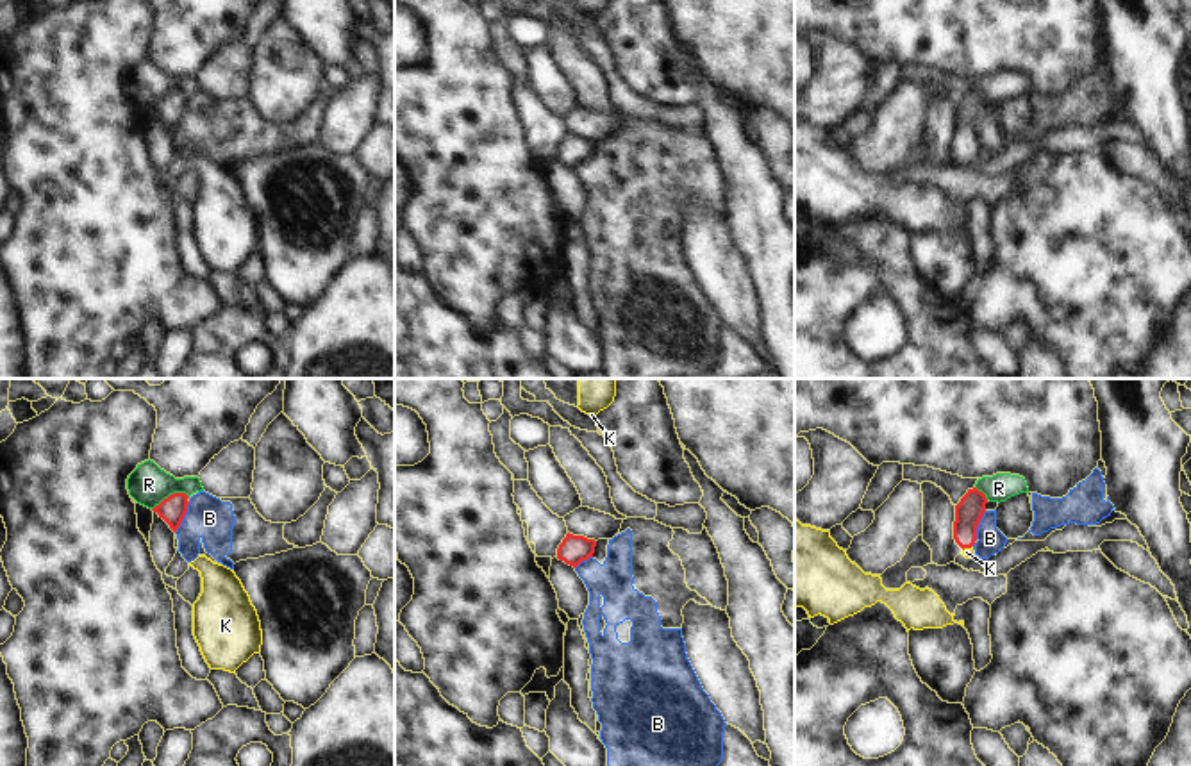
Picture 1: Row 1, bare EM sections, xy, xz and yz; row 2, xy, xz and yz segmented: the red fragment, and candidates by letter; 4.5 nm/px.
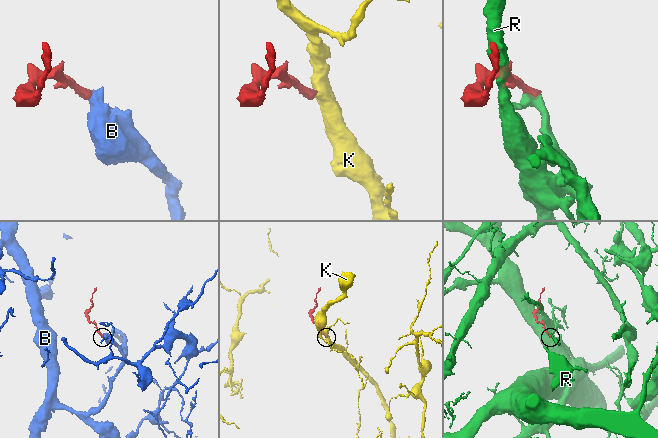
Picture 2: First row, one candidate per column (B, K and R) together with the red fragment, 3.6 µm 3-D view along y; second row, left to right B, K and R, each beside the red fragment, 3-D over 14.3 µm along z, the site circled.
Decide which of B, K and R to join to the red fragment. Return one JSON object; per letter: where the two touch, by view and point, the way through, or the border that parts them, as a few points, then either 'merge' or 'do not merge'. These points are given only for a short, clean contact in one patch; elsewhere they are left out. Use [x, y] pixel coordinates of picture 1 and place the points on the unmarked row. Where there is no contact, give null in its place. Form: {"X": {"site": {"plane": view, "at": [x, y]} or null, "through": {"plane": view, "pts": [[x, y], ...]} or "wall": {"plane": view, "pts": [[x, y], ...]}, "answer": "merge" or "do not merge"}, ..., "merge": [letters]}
{"B": {"site": {"plane": "xy", "at": [183, 118]}, "wall": {"plane": "xy", "pts": [[190, 102], [175, 133]]}, "answer": "do not merge"}, "K": {"site": {"plane": "yz", "at": [966, 147]}, "through": {"plane": "yz", "pts": [[968, 113], [966, 147], [968, 152]]}, "answer": "merge"}, "R": {"site": {"plane": "xy", "at": [170, 95]}, "wall": {"plane": "xy", "pts": [[188, 95], [170, 93], [152, 109]]}, "answer": "do not merge"}, "merge": ["K"]}

